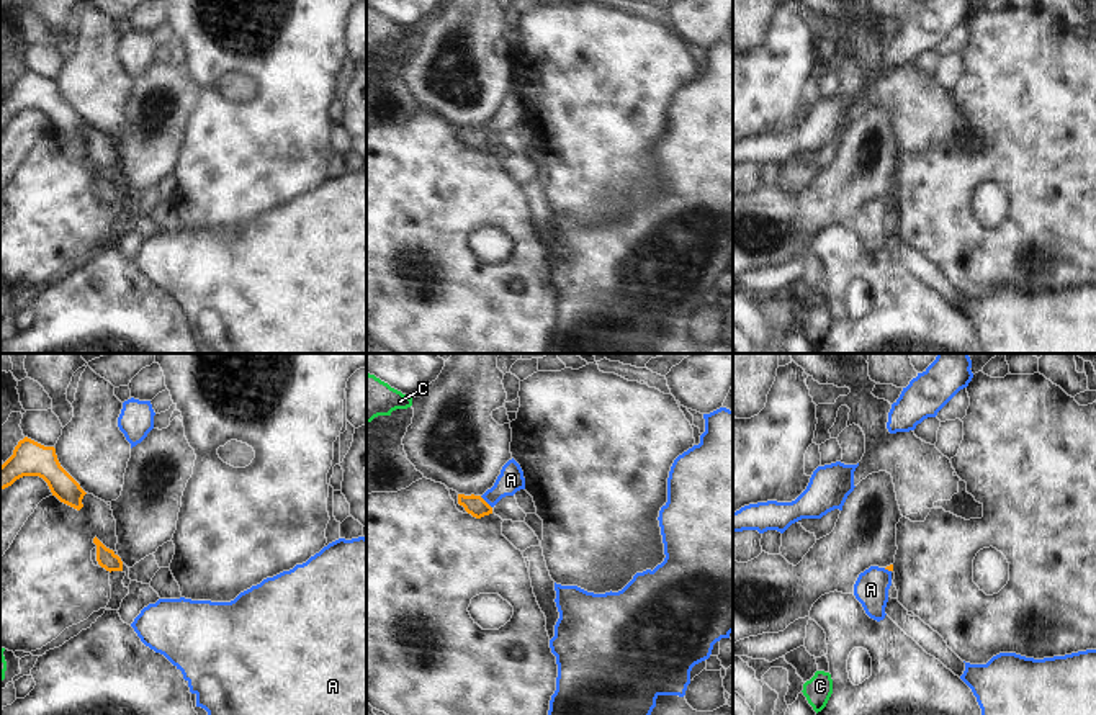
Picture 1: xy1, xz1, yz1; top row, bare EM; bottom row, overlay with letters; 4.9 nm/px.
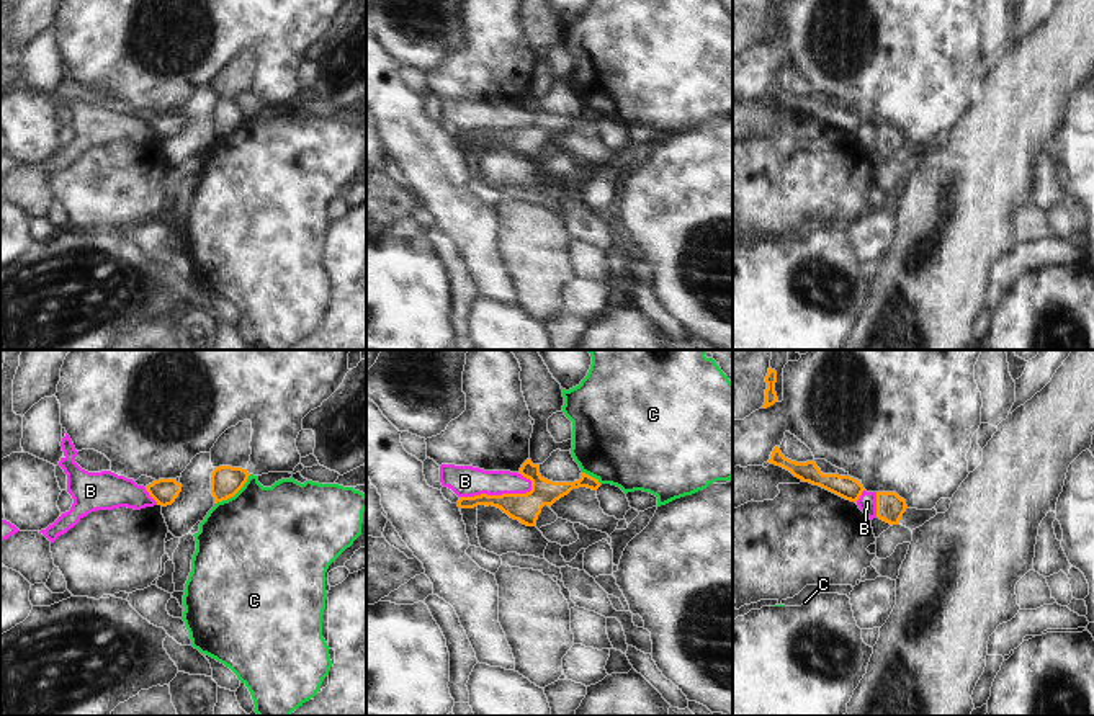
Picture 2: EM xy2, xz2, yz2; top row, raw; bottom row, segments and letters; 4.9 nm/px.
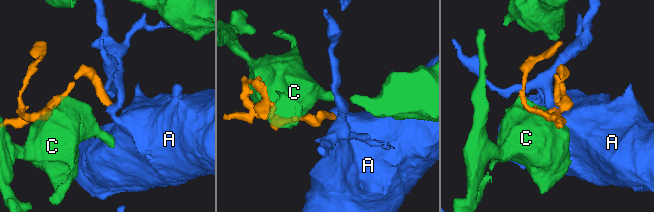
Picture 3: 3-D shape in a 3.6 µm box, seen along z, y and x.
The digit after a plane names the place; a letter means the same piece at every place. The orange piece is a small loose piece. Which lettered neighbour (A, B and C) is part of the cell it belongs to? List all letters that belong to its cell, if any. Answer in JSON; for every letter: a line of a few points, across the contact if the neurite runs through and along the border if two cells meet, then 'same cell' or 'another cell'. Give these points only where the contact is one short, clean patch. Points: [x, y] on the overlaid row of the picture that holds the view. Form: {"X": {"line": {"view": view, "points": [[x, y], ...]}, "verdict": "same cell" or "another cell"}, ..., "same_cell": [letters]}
{"A": {"line": {"view": "xz1", "points": [[476, 506], [486, 503], [511, 480]]}, "verdict": "same cell"}, "B": {"line": {"view": "xz2", "points": [[532, 481], [532, 487], [525, 492], [460, 497]]}, "verdict": "another cell"}, "C": {"line": {"view": "xy2", "points": [[251, 474], [233, 496], [215, 504]]}, "verdict": "another cell"}, "same_cell": ["A"]}

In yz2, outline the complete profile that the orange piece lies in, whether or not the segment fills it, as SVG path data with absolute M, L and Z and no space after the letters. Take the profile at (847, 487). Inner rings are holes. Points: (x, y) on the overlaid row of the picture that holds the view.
M778 446L773 448L769 463L790 471L795 477L813 486L819 486L845 500L855 502L865 490L863 486L850 477L836 474L823 474L814 459L806 463L796 463L785 458Z

